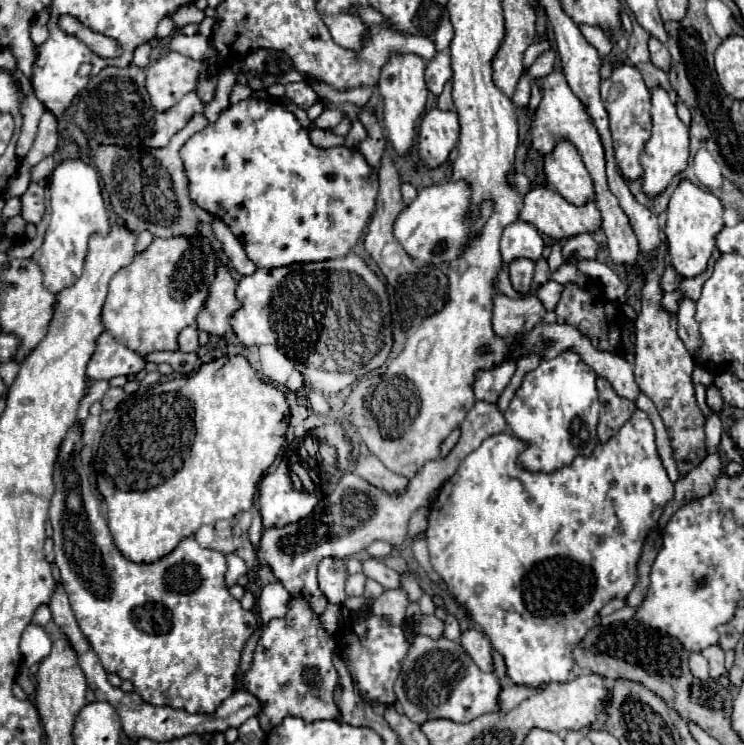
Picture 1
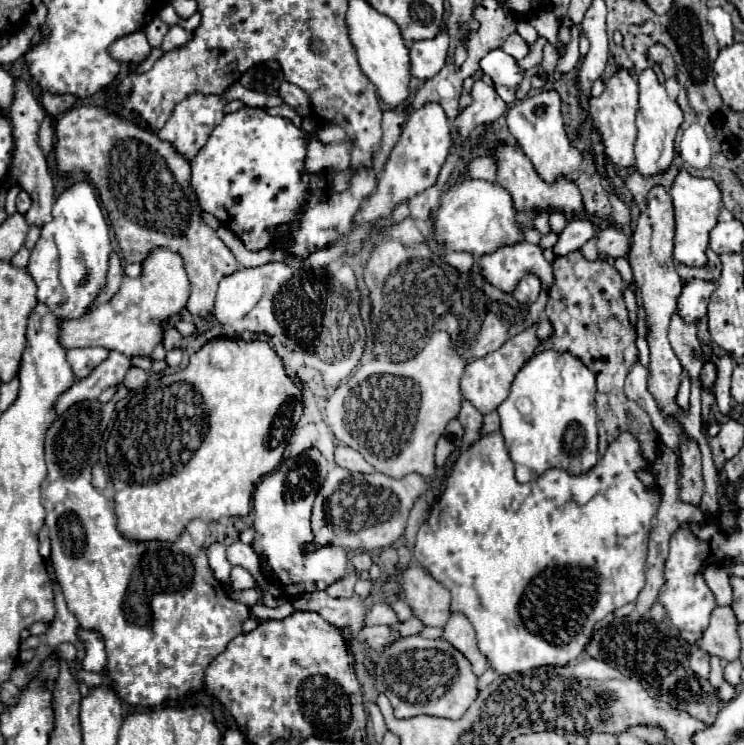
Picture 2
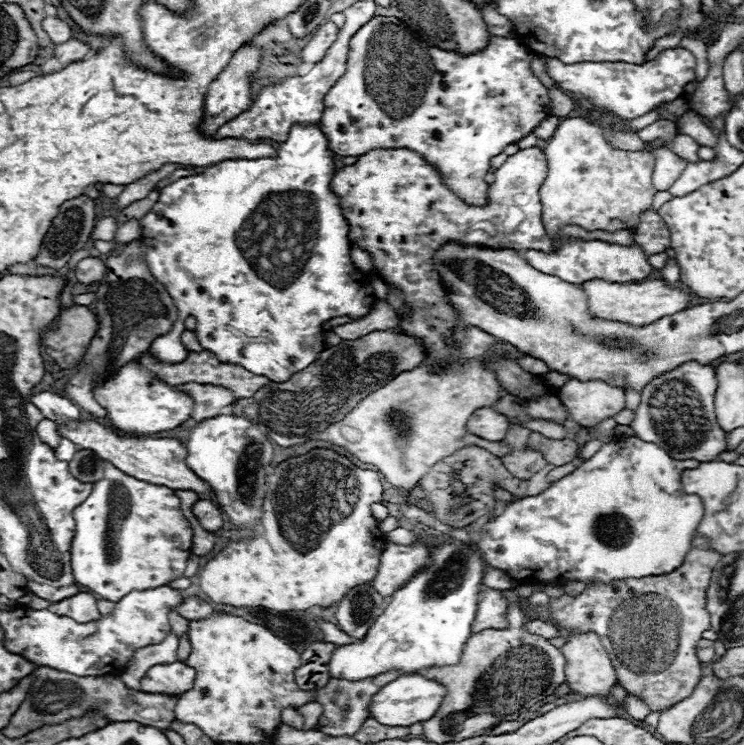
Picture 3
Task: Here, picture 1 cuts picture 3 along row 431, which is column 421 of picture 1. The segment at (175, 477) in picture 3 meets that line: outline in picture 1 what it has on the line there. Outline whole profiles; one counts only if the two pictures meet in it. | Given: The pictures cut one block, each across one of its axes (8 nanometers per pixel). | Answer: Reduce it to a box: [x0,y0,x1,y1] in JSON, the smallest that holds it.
[378,54,428,154]

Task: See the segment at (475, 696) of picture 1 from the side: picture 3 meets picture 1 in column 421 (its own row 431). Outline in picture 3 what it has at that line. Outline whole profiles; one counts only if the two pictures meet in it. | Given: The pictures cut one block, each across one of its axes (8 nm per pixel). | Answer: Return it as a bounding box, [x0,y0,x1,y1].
[634,360,726,460]

